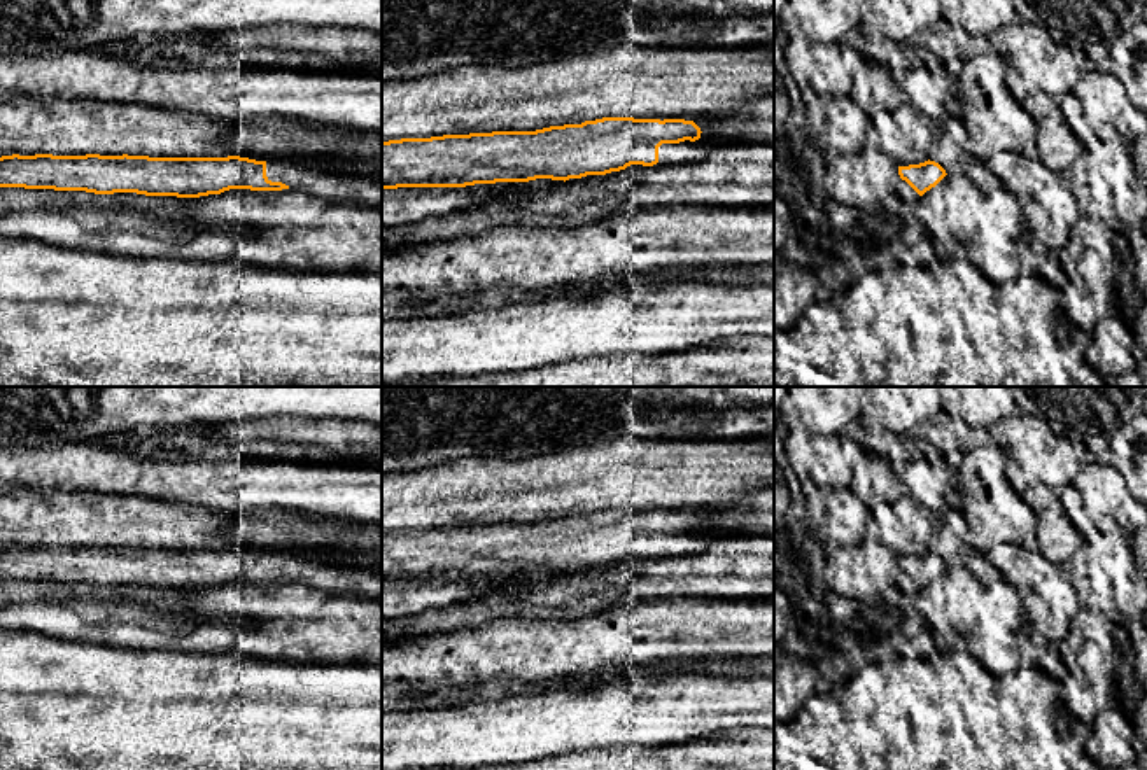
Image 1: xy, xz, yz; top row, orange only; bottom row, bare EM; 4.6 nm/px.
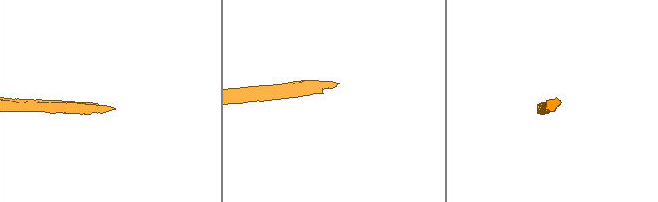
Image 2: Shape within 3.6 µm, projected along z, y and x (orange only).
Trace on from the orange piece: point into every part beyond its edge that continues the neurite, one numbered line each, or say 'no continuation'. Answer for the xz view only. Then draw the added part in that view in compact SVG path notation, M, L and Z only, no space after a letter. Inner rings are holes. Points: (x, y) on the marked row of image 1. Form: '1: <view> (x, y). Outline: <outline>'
1: xz (687, 151). Outline: M686 117L685 121L693 121L700 128L702 136L695 142L685 140L679 144L662 144L658 147L658 163L674 164L702 161L711 154L713 149L720 145L732 145L732 140L728 138L716 138L714 135L709 135L702 121L690 117Z

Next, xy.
1: xy (310, 179). Outline: M266 161L266 177L326 200L357 200L382 208L382 184L371 178L334 175L313 164L282 161Z

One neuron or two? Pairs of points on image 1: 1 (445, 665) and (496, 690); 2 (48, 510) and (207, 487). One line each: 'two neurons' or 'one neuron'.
1: two neurons
2: two neurons

